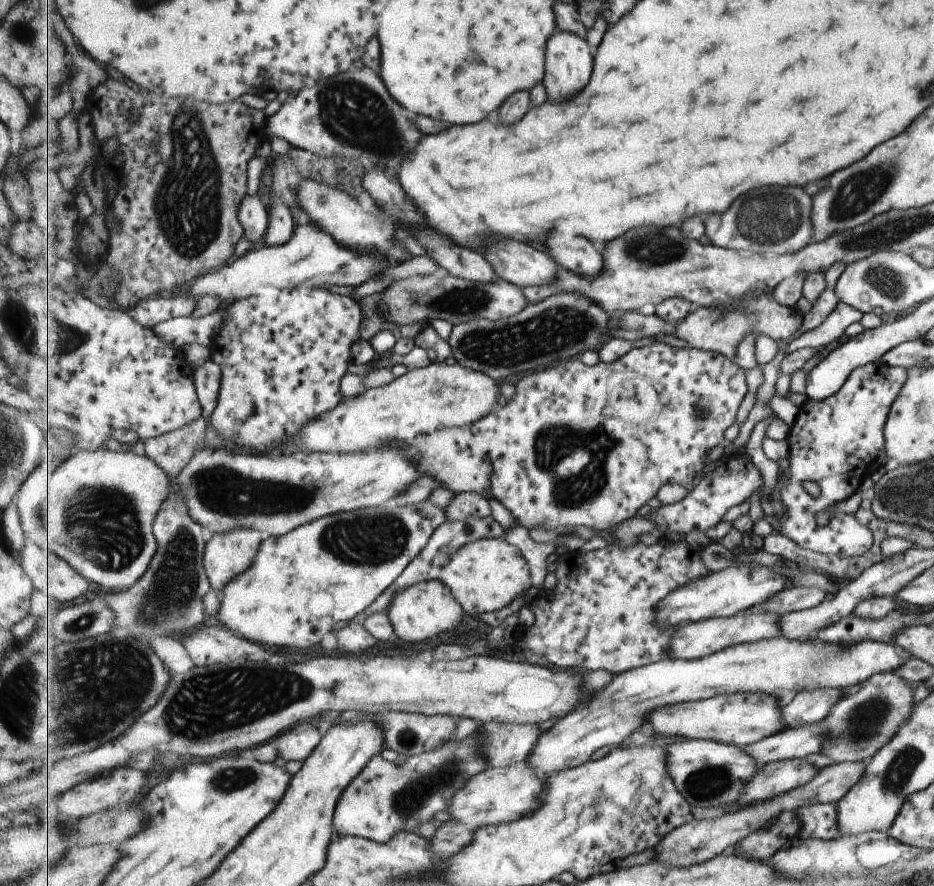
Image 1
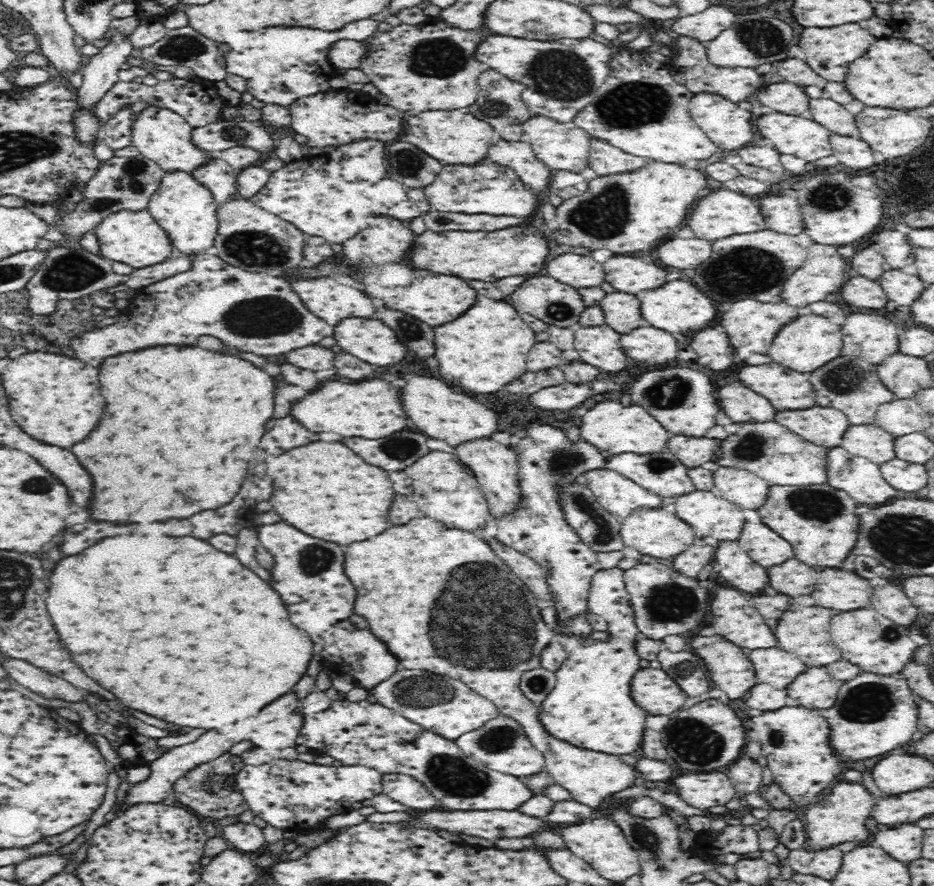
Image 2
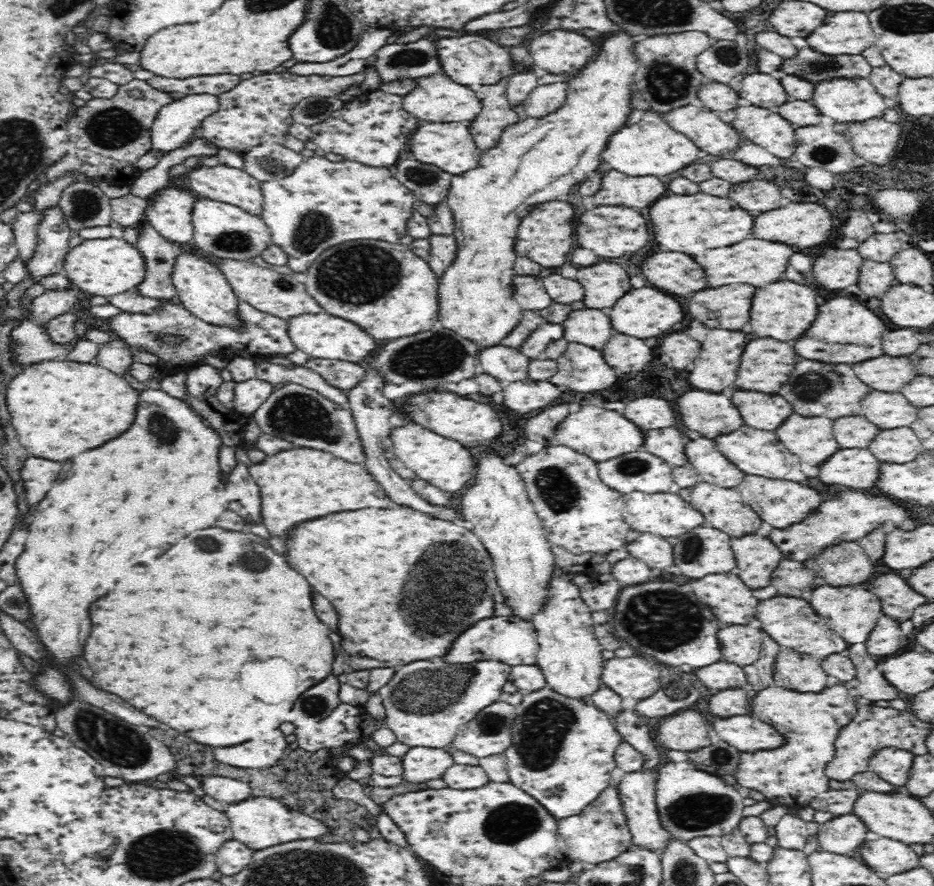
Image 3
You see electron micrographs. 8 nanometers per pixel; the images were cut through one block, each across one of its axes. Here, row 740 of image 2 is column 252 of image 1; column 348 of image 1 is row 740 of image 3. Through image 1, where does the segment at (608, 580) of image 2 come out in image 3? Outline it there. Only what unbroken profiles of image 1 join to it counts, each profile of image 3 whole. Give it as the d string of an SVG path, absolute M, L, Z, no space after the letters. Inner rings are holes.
M550 687L524 692L522 702L515 706L516 719L512 729L512 745L505 751L510 782L538 801L554 821L584 813L584 809L609 788L617 764L615 754L623 738L611 716L593 706L585 698L569 698Z

